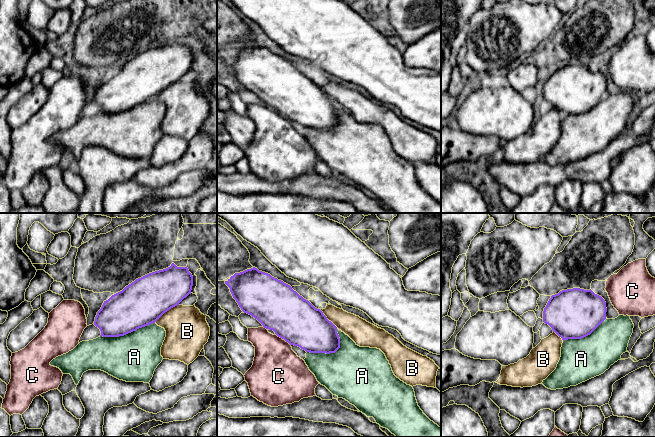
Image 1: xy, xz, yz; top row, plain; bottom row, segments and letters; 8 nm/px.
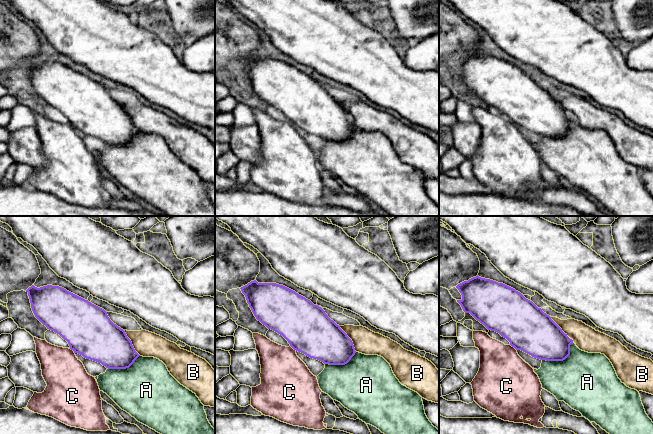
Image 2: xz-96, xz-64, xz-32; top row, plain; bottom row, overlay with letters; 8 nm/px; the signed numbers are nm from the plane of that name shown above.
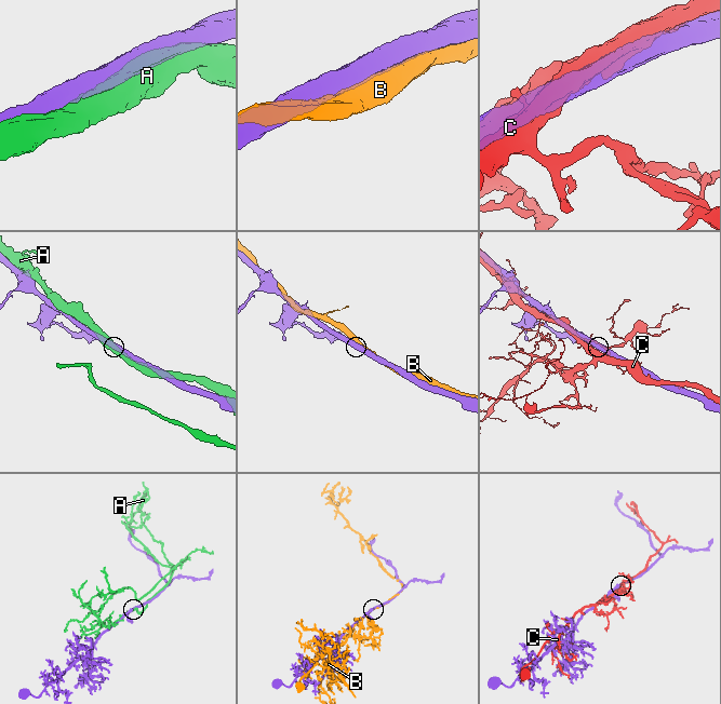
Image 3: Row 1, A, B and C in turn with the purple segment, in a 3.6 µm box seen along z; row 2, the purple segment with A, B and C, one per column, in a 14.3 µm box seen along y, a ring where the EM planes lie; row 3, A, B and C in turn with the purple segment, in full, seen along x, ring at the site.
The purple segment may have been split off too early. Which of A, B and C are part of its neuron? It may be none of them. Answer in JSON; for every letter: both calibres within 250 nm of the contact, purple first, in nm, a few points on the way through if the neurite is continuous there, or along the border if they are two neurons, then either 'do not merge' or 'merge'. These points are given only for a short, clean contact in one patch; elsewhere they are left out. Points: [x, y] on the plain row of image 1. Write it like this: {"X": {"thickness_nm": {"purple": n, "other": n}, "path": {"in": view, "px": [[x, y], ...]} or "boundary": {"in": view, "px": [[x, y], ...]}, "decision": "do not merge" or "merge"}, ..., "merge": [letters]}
{"A": {"thickness_nm": {"purple": 360, "other": 380}, "decision": "do not merge"}, "B": {"thickness_nm": {"purple": 360, "other": 360}, "decision": "do not merge"}, "C": {"thickness_nm": {"purple": 380, "other": 380}, "decision": "do not merge"}, "merge": []}

